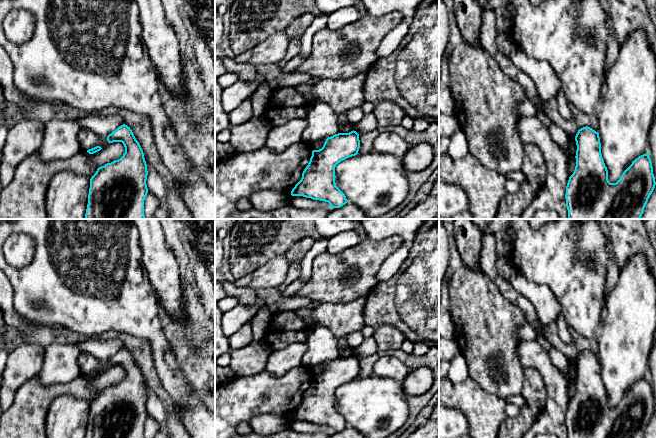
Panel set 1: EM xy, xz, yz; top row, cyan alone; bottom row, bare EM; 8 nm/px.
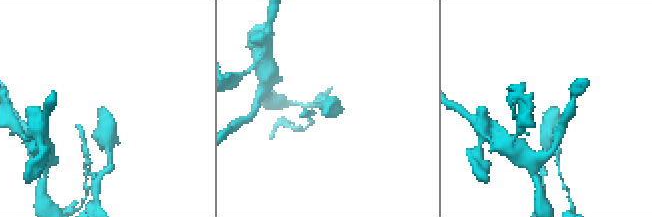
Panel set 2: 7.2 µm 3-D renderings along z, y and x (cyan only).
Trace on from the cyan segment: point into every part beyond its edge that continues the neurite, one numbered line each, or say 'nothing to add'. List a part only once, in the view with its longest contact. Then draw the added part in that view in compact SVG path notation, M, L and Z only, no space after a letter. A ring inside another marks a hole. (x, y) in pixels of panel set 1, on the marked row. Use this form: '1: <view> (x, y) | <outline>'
nothing to add

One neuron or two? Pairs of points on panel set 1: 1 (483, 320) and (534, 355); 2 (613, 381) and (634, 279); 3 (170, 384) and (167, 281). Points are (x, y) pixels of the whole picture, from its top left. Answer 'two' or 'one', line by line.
1: two
2: one
3: two

